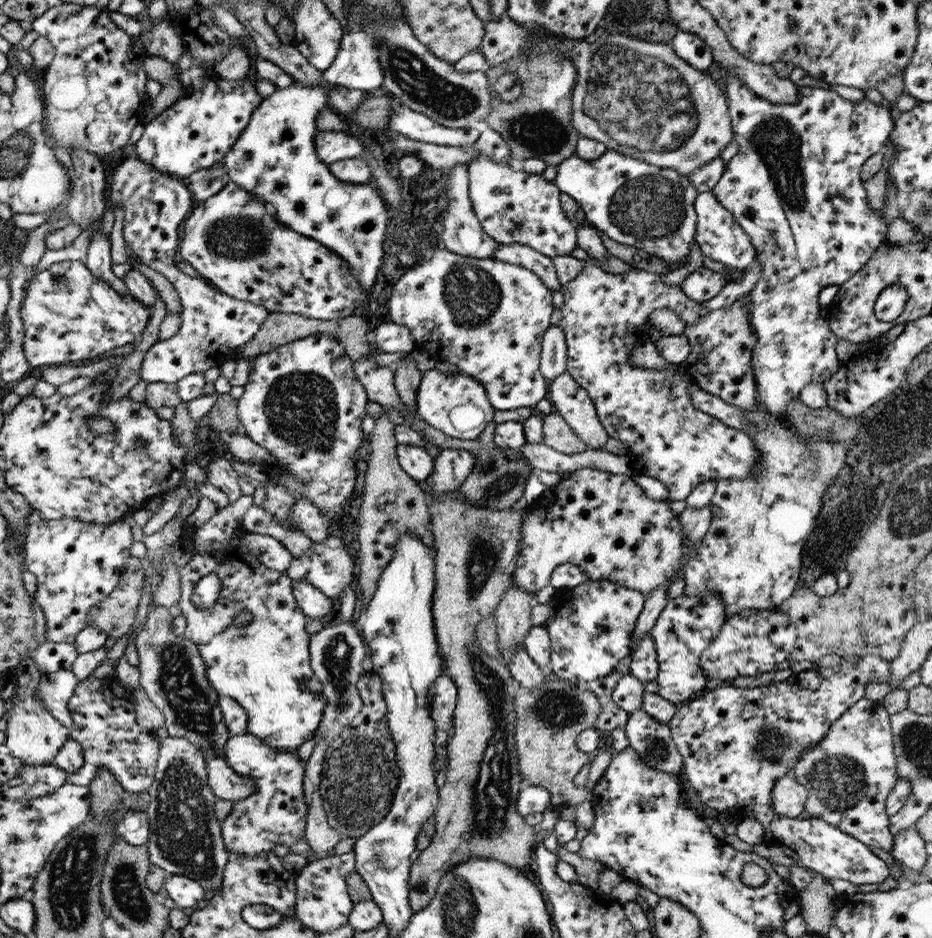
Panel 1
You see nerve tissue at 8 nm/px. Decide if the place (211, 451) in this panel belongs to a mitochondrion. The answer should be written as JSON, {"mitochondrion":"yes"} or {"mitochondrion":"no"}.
{"mitochondrion":"no"}

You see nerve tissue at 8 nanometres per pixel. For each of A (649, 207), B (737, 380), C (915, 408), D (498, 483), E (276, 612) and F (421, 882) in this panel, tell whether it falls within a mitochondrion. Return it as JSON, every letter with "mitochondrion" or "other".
{"A":"mitochondrion","B":"other","C":"mitochondrion","D":"mitochondrion","E":"other","F":"mitochondrion"}

